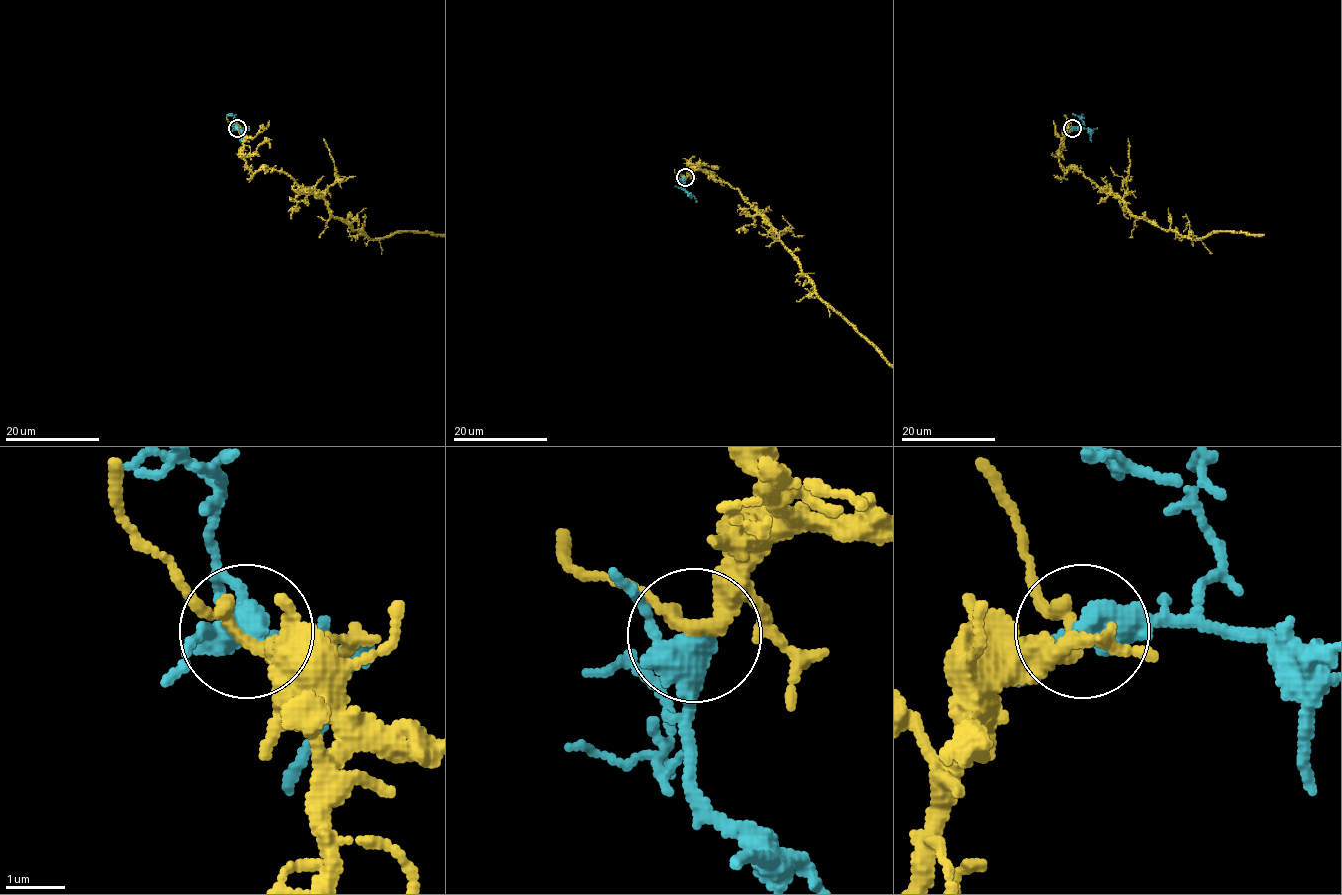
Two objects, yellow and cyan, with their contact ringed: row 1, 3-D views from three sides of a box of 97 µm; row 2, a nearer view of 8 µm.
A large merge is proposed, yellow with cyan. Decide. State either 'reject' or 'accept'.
reject

